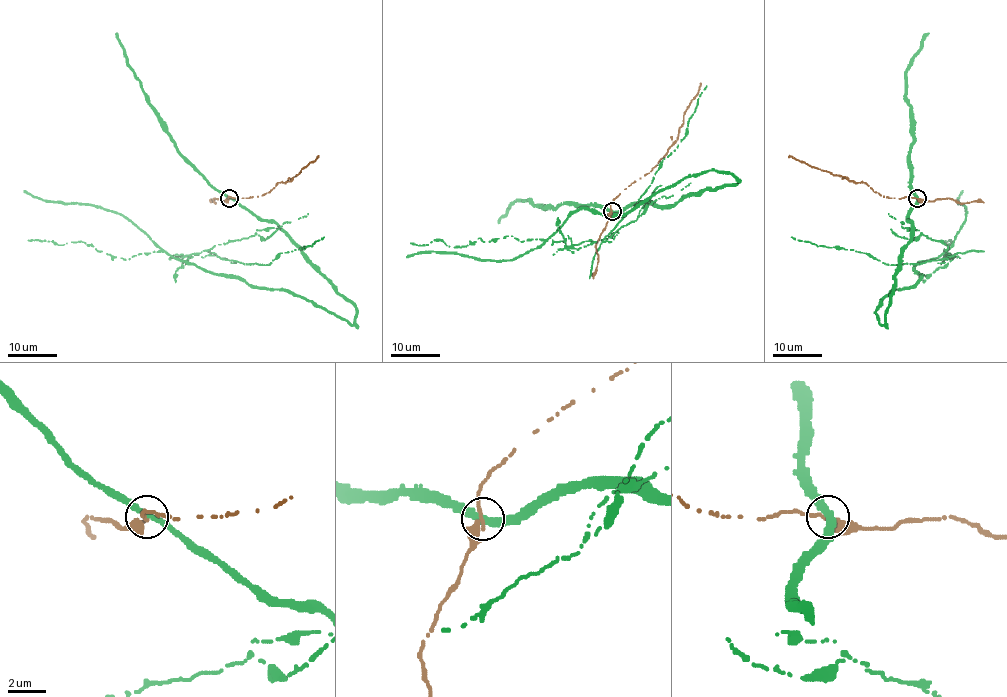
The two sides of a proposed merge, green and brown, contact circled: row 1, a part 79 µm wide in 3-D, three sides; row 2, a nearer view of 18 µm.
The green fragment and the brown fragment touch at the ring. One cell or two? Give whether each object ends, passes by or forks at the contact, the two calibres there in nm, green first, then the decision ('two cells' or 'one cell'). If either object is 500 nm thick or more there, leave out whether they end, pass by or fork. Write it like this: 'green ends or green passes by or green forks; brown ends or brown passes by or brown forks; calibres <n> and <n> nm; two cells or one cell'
green passes by; brown passes by; calibres 360 and 150 nm; two cells

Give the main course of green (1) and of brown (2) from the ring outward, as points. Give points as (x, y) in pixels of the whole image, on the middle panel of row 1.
1: (611, 211), (737, 182), (688, 176), (625, 213), (580, 208), (551, 237), (600, 244), (706, 86)
2: (611, 211), (611, 202), (652, 169), (677, 139), (684, 112), (700, 83)

